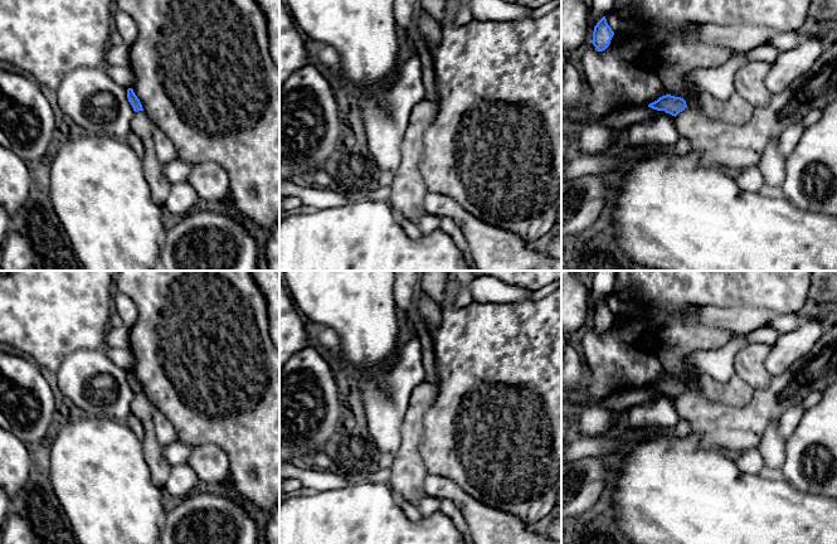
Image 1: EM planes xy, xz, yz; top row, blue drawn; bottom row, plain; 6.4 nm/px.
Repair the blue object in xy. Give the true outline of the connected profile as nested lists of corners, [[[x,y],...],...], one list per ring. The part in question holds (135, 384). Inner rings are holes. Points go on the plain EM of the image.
[[[132,370],[127,371],[127,380],[135,393],[131,402],[131,413],[140,419],[145,429],[142,441],[143,457],[154,484],[164,490],[172,466],[166,461],[162,446],[156,439],[152,416],[157,408],[149,400]]]

